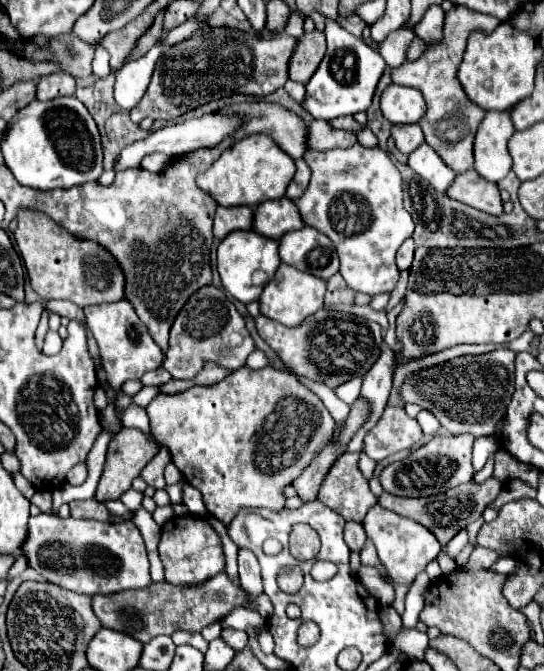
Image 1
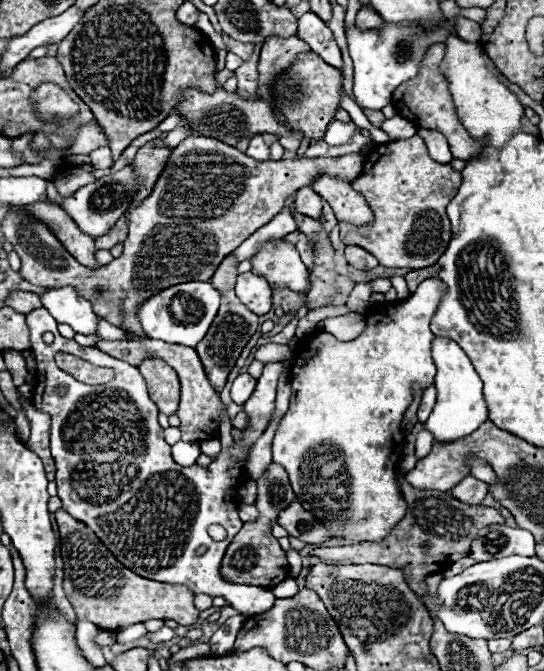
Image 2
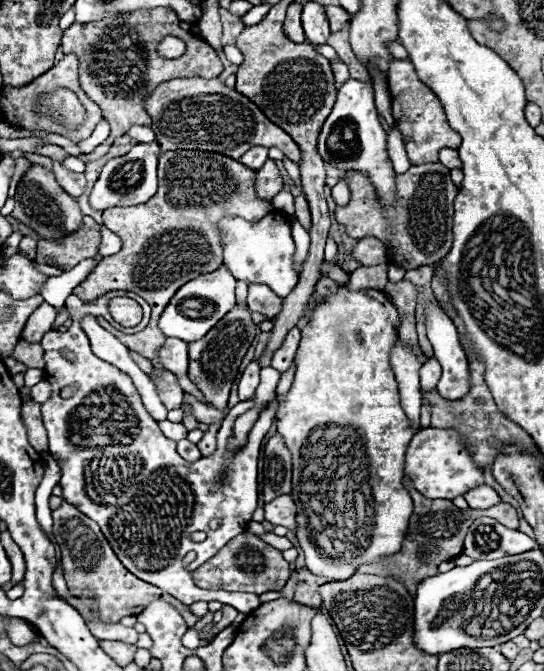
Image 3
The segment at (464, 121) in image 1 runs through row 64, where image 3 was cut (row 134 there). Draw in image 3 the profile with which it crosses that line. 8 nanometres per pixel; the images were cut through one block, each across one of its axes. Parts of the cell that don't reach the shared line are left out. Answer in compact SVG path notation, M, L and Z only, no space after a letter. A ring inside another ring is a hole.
M392 60L388 68L388 90L392 96L392 110L394 110L394 128L402 134L410 164L428 164L430 160L438 162L438 152L442 148L458 148L460 134L454 132L446 120L444 108L434 92L422 84L414 72L410 60Z

